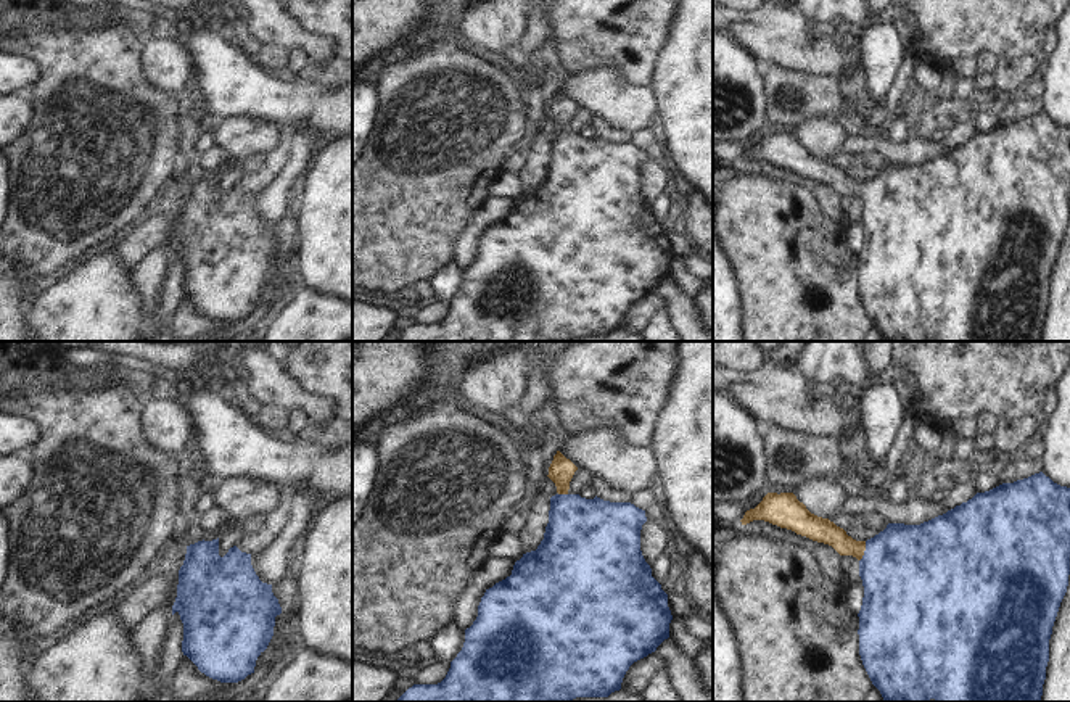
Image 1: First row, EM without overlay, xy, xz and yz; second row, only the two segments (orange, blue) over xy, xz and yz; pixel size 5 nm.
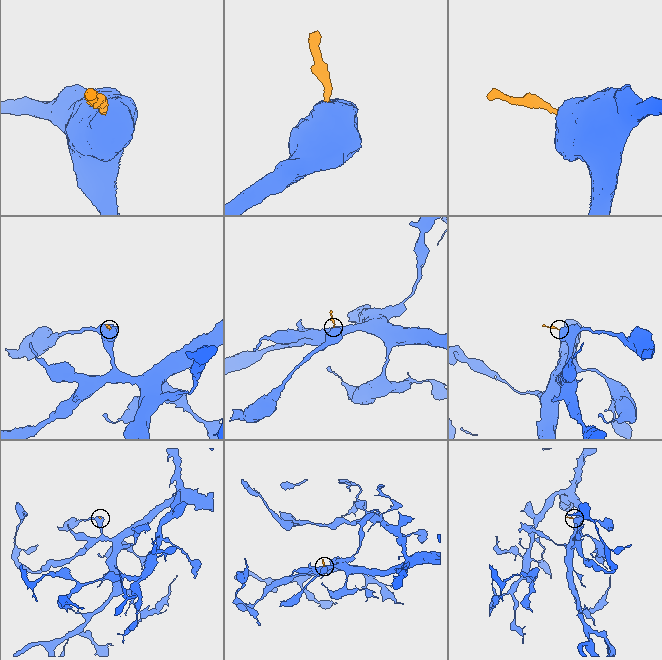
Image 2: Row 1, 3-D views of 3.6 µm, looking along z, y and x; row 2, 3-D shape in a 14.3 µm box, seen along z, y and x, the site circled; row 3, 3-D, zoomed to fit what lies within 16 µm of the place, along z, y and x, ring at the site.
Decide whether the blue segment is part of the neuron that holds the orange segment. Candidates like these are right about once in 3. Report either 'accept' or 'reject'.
accept

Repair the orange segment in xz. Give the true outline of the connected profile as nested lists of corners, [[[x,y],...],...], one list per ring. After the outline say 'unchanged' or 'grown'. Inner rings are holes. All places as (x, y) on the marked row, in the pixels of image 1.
[[[560,451],[549,467],[557,486],[550,498],[549,523],[536,551],[515,562],[512,575],[486,589],[478,617],[465,630],[465,642],[438,684],[414,684],[397,702],[563,702],[576,697],[608,697],[621,689],[629,667],[655,652],[669,638],[673,620],[668,594],[652,576],[640,551],[645,510],[631,502],[610,502],[570,494],[578,467]]]; grown

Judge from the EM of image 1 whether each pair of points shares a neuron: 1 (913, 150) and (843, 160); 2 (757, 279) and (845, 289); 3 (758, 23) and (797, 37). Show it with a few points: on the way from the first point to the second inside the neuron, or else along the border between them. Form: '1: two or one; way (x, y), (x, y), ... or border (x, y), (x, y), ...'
1: two; border (843, 150), (877, 150), (884, 156)
2: one; way (779, 279), (797, 272), (806, 280), (823, 284)
3: one; way (768, 31), (787, 37)

